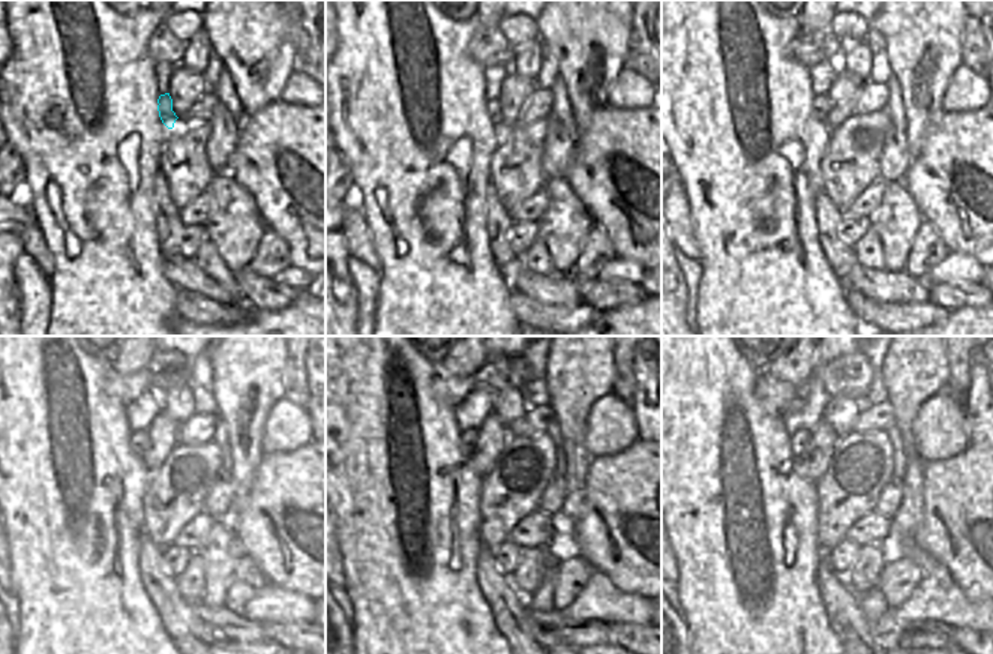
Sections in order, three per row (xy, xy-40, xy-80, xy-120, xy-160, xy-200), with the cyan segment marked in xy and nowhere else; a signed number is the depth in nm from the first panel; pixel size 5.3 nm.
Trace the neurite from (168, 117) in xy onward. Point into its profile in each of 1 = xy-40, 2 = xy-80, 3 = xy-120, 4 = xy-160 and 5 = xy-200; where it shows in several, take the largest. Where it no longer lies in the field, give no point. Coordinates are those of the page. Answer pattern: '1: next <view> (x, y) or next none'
1: next xy-40 (492, 105)
2: next xy-80 (821, 104)
3: next xy-120 (140, 441)
4: next xy-160 (468, 438)
5: next xy-200 (800, 440)

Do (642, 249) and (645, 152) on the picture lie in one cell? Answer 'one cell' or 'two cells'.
one cell

